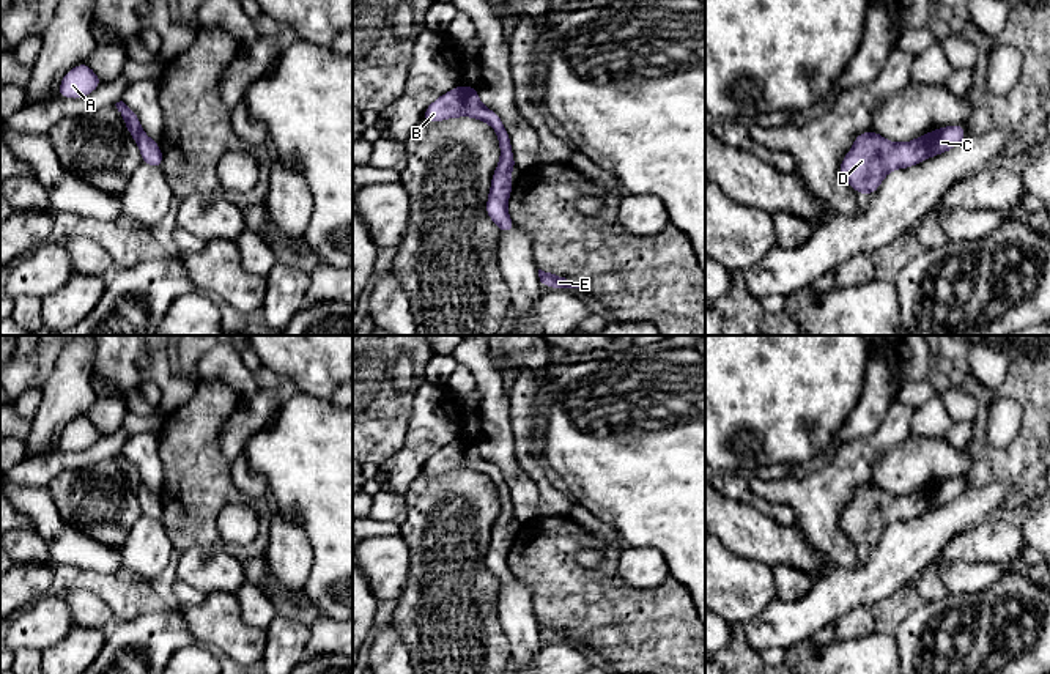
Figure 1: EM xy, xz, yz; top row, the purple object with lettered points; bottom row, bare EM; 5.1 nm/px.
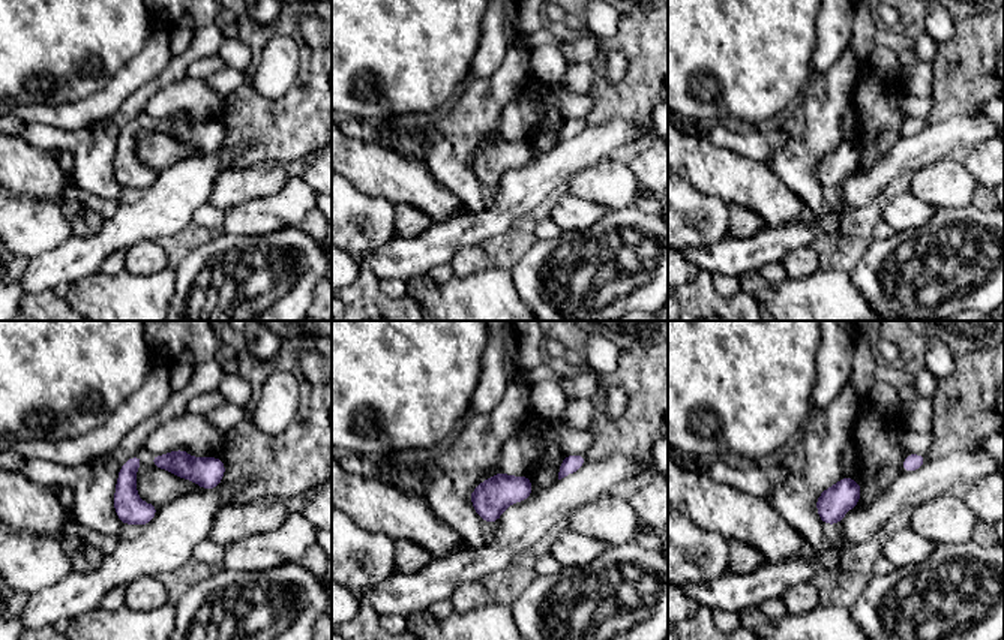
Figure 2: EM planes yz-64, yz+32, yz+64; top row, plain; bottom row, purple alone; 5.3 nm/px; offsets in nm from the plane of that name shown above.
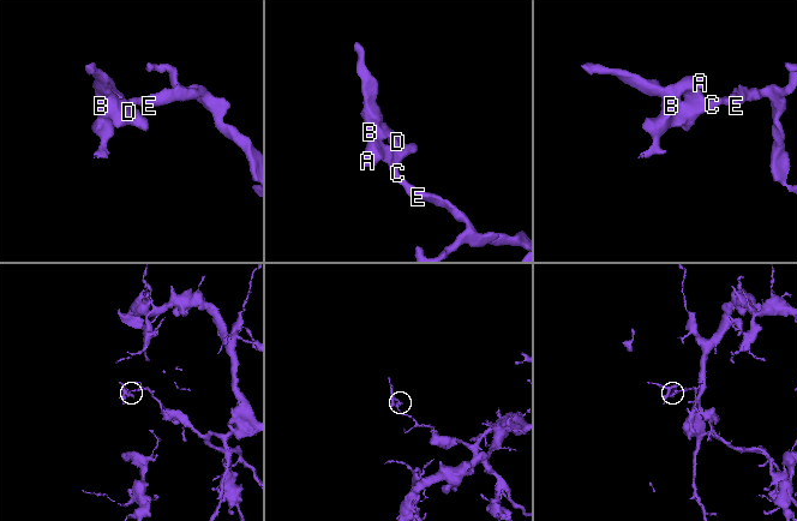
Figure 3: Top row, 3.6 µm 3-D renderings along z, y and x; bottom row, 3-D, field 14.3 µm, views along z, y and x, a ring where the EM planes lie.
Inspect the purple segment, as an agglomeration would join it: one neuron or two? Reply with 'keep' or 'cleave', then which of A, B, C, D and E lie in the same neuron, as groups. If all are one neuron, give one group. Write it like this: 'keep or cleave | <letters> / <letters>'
keep | A B C D E

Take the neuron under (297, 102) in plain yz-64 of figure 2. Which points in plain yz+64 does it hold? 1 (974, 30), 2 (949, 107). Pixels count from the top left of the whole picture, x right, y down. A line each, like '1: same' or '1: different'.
1: same
2: same

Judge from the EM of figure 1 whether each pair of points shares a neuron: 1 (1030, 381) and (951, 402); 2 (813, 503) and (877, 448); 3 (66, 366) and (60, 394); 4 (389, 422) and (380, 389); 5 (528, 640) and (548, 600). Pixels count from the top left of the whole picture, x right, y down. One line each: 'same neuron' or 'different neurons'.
1: different neurons
2: same neuron
3: same neuron
4: same neuron
5: different neurons

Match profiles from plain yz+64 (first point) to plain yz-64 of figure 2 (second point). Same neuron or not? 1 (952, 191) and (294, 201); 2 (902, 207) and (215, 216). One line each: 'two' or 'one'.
1: two
2: two

